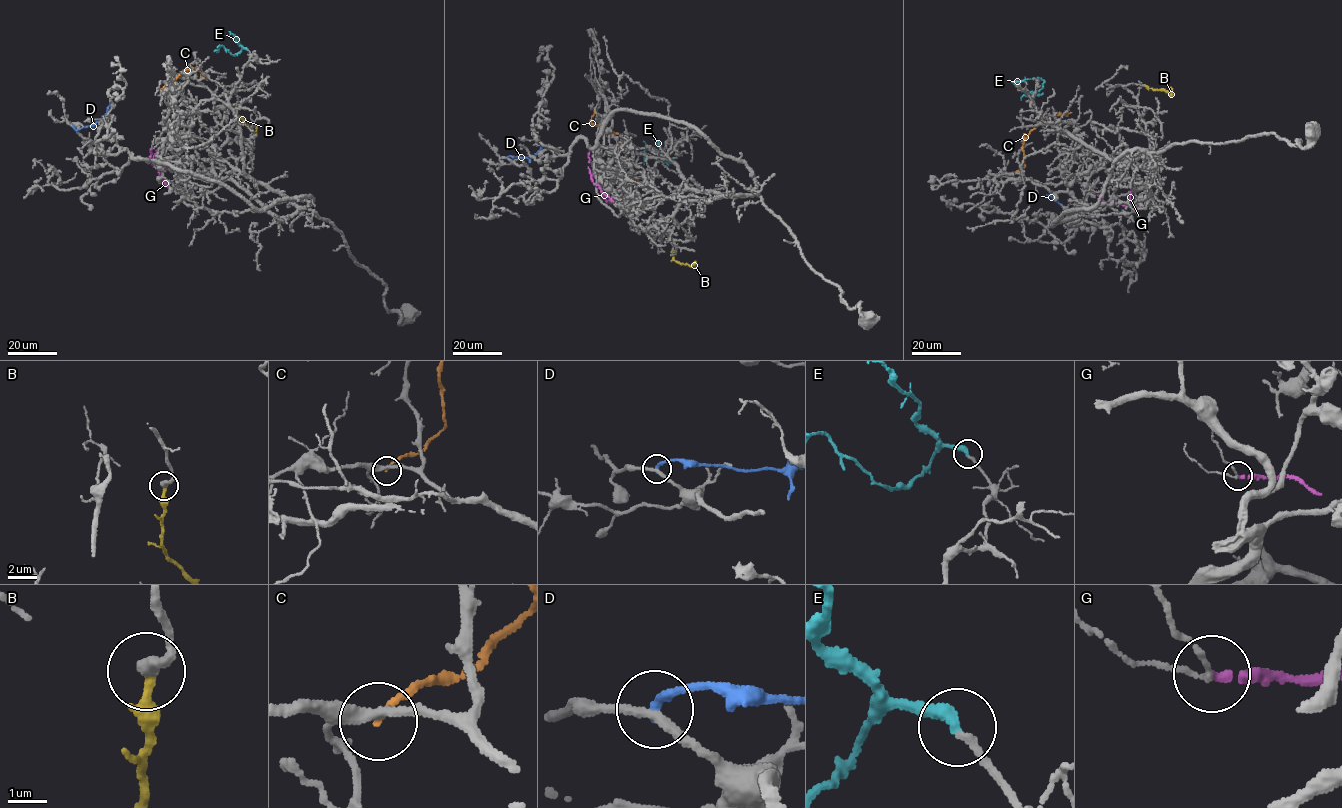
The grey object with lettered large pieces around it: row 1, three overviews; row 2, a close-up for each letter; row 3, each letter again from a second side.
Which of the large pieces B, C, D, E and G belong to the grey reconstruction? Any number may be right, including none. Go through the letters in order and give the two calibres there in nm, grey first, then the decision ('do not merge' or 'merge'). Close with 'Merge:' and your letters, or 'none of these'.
B: calibres 360 and 240 nm; merge
C: calibres 200 and 140 nm; do not merge
D: calibres 240 and 220 nm; do not merge
E: calibres 190 and 360 nm; merge
G: calibres 110 and 200 nm; do not merge
Merge: B, E

